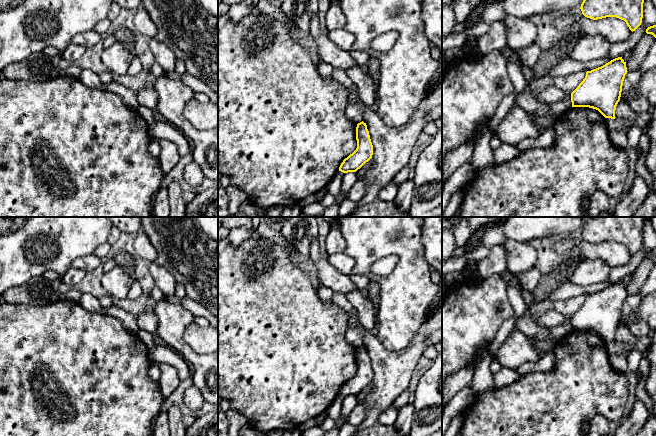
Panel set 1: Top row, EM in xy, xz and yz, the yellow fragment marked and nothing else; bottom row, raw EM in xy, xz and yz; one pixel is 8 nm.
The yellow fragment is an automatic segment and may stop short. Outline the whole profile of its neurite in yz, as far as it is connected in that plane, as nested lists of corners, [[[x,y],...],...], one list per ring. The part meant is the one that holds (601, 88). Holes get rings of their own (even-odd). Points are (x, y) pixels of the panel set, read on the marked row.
[[[622,57],[587,71],[583,81],[571,93],[572,107],[593,108],[605,118],[615,119],[616,106],[620,101],[627,72],[626,62]]]

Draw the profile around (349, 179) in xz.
[[[348,172],[344,173],[341,181],[341,191],[342,193],[347,196],[348,192],[352,188],[352,186],[358,180],[356,172]]]

